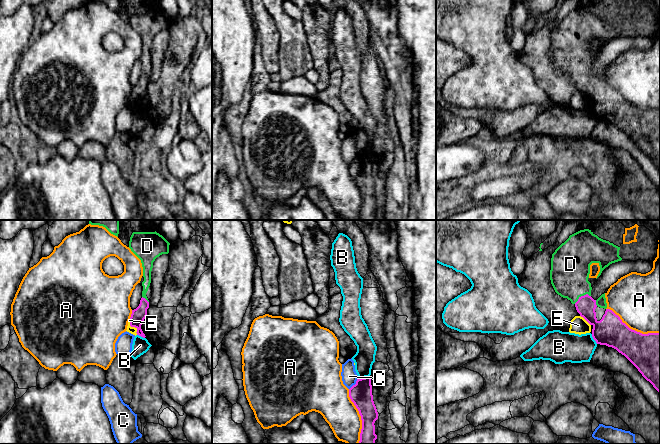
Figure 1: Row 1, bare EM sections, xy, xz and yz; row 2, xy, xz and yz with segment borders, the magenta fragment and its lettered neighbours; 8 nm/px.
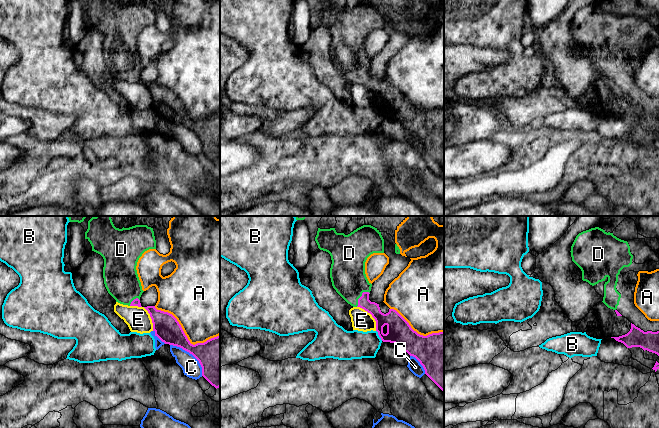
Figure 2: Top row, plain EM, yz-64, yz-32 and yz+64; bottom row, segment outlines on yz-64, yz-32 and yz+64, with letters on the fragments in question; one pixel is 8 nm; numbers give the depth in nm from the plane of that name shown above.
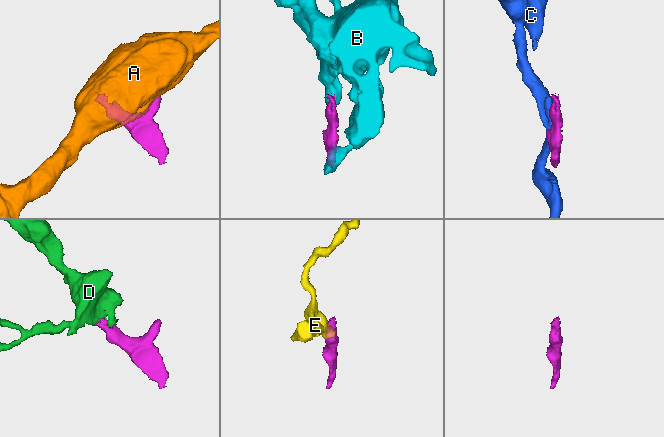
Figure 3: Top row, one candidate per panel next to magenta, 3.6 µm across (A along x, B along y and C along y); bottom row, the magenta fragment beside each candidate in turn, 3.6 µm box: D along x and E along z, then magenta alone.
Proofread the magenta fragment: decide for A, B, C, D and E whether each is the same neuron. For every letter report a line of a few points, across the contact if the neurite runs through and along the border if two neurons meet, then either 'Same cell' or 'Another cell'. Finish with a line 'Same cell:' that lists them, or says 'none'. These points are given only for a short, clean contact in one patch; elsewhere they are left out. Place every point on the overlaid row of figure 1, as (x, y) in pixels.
A: Another cell
B: Line: xz (369, 376), (358, 378). Another cell
C: Another cell
D: Line: yz (586, 305), (582, 296), (570, 281), (570, 268). Same cell
E: Line: xy (129, 320), (129, 324), (136, 329), (137, 334). Another cell
Same cell: D

